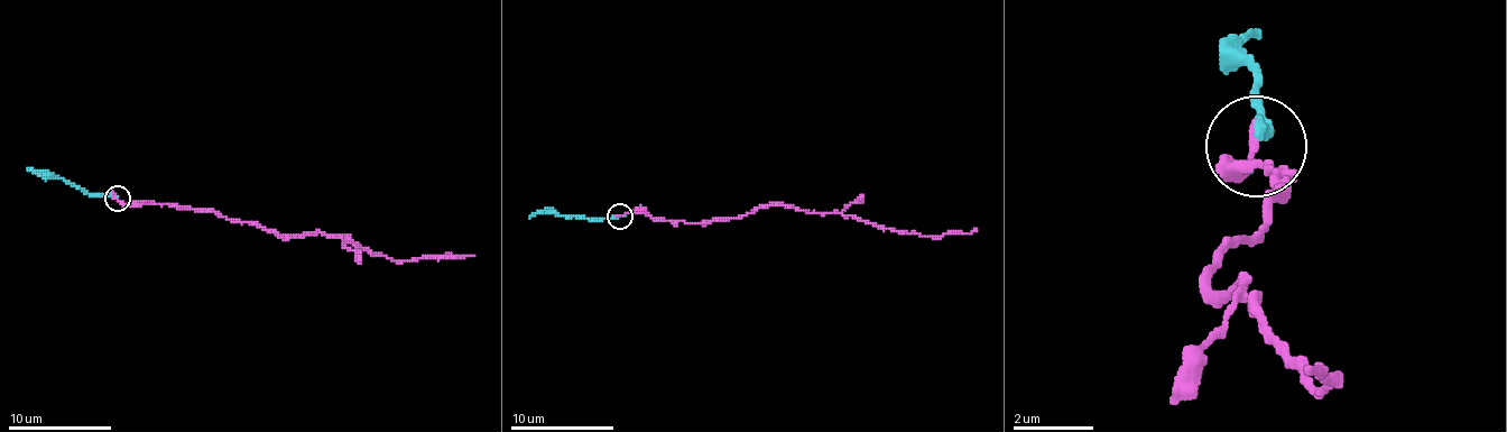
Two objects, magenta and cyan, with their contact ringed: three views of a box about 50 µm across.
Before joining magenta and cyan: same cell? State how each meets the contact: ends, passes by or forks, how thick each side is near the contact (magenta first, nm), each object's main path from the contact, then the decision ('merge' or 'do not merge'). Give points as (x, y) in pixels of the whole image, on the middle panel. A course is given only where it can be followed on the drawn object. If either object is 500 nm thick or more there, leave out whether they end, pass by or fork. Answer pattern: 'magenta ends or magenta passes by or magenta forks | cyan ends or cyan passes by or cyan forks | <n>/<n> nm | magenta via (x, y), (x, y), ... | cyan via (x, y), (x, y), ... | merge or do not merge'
magenta ends | cyan ends | 240/220 nm | magenta via (620, 216), (710, 223), (780, 205), (842, 213), (896, 231), (943, 236), (977, 228) | cyan via (620, 216), (586, 218), (535, 213), (529, 218) | merge

